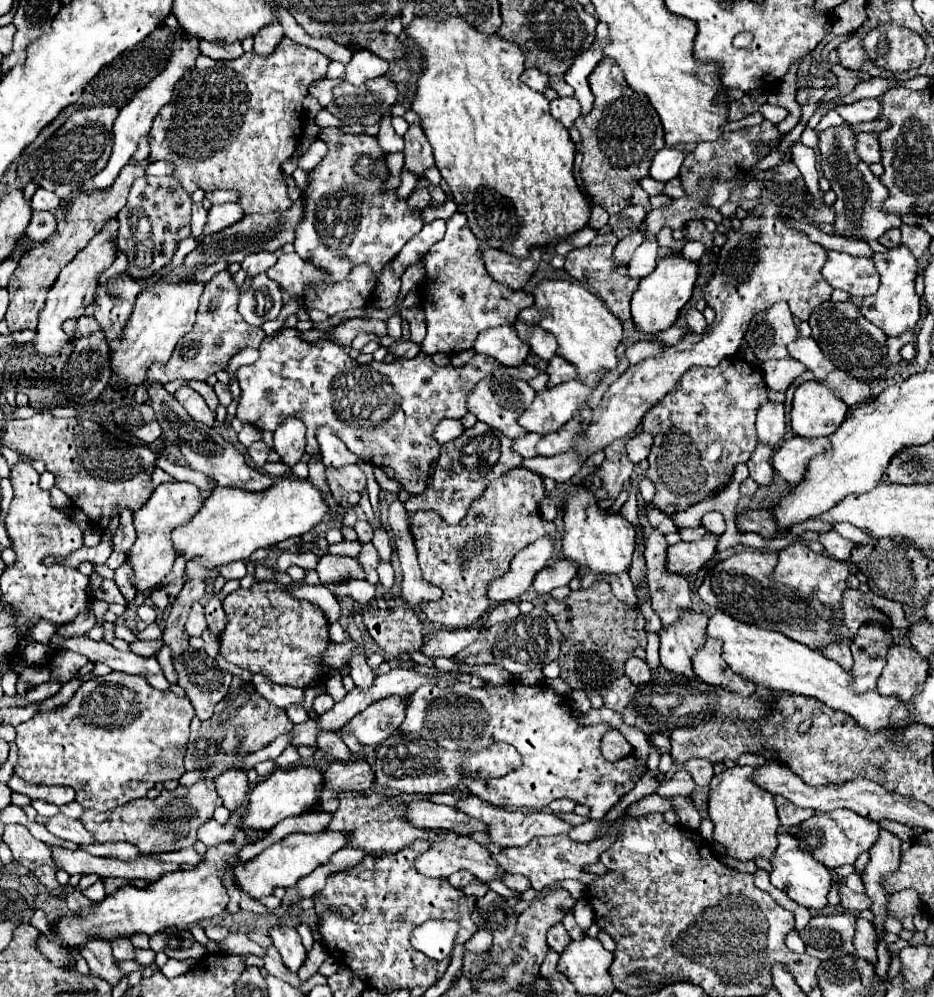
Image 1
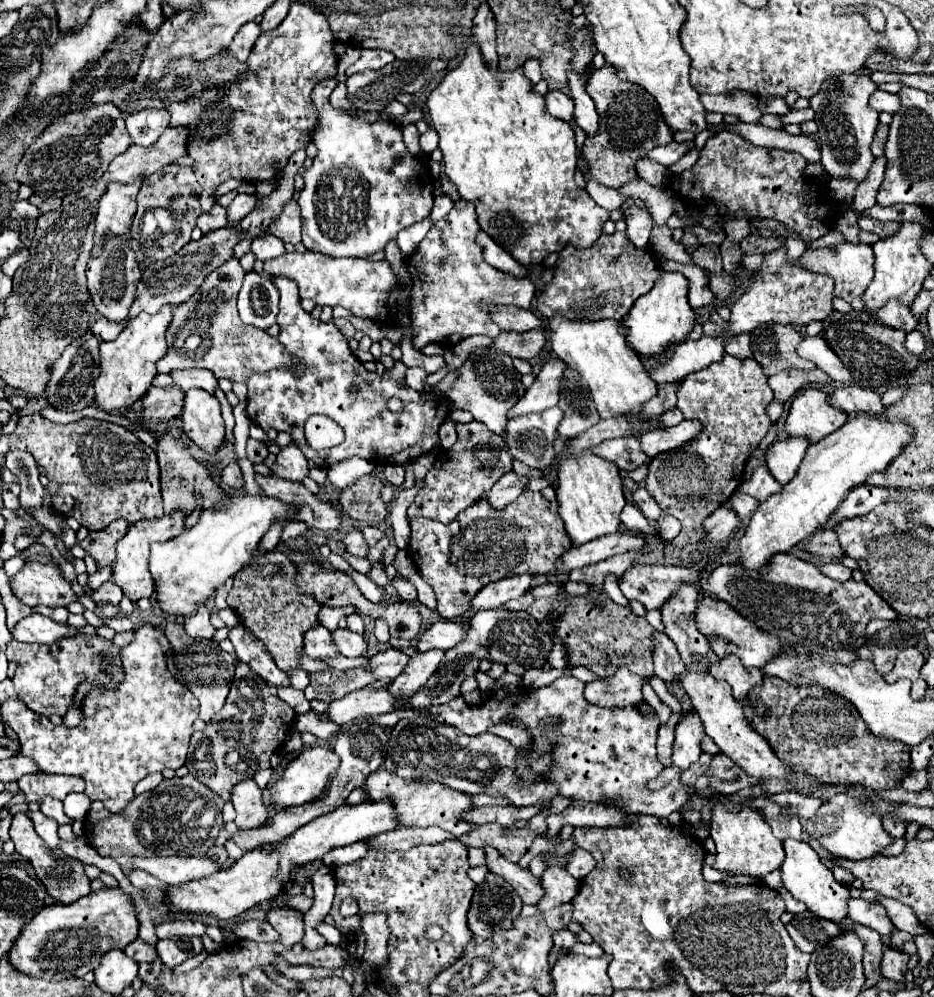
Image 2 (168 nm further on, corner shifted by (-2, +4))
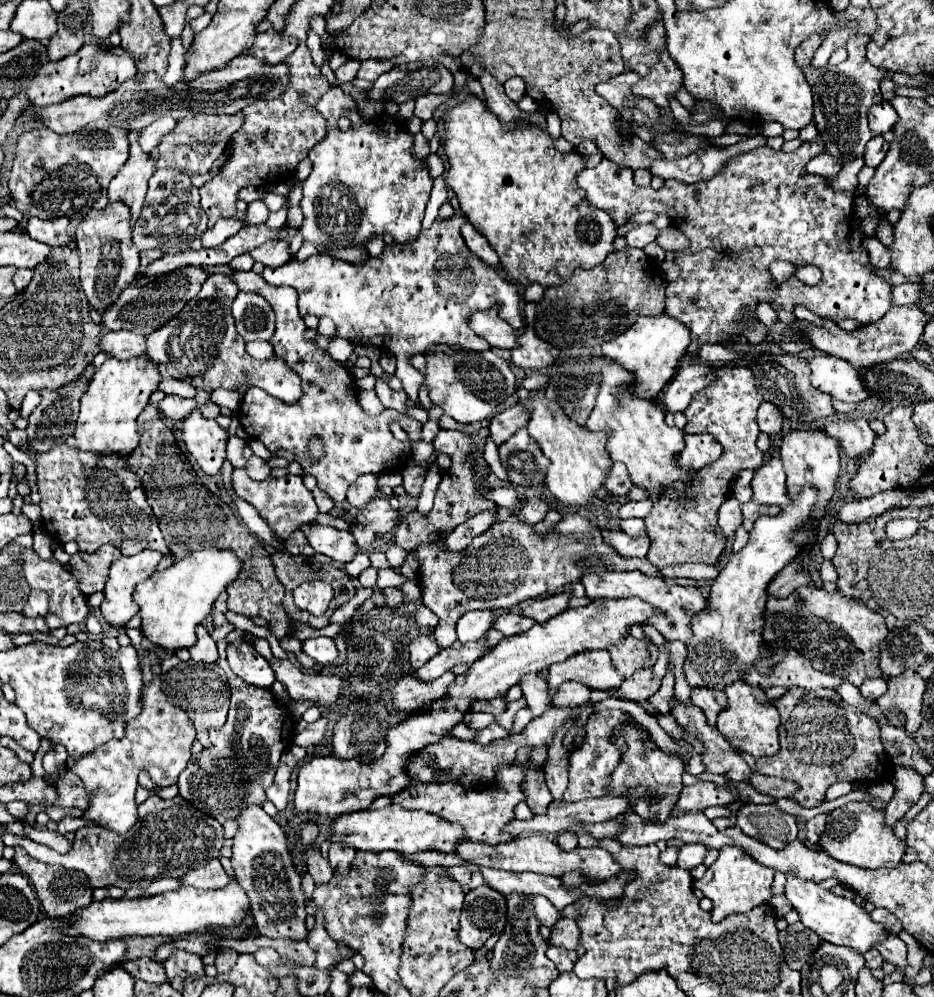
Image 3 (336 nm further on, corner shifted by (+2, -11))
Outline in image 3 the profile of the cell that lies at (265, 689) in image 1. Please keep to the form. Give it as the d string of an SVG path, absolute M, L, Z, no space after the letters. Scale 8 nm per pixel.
M236 640L228 644L228 664L232 672L248 684L270 688L272 682L276 680L268 662L244 640Z

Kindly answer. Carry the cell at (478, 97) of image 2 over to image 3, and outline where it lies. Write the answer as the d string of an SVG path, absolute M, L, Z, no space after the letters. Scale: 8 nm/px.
M468 94L466 102L450 108L446 112L446 118L444 118L444 142L442 142L442 148L444 148L444 154L448 158L448 174L446 174L446 184L456 192L458 196L458 202L460 202L460 208L462 212L466 214L466 218L474 224L474 228L484 234L490 242L490 246L496 250L498 258L500 258L500 266L502 270L506 272L506 276L510 278L510 282L516 282L516 284L522 284L522 286L530 286L534 282L542 284L544 288L550 288L550 286L560 286L564 284L576 268L584 268L584 270L590 270L598 264L604 262L604 258L614 252L614 238L616 238L616 224L612 222L610 214L592 206L586 196L584 196L584 190L578 186L576 182L576 176L580 170L586 168L586 160L578 154L578 152L570 152L570 154L562 154L562 152L556 152L554 148L554 140L546 134L546 132L532 132L532 128L512 128L508 132L504 132L500 128L500 122L496 120L496 116L490 114L490 110L486 108L486 104L482 100L478 100L474 94Z

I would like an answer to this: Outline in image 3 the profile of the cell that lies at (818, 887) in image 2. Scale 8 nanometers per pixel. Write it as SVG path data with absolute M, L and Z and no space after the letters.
M788 874L788 882L786 882L786 898L790 900L790 904L794 906L794 910L800 914L800 920L806 928L814 930L822 940L836 944L836 946L846 946L846 948L854 948L860 954L866 954L870 948L874 948L876 944L880 944L882 940L886 940L888 930L884 930L882 924L874 922L870 918L870 914L866 914L864 908L856 906L852 900L842 898L842 896L834 896L832 892L820 888L816 882L808 882L808 880L800 880L794 874Z

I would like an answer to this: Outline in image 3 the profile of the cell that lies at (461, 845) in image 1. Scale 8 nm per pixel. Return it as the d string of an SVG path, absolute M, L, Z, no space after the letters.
M534 896L534 912L536 912L540 924L548 926L548 928L552 928L556 924L556 920L562 918L562 914L554 908L554 904L544 896Z

